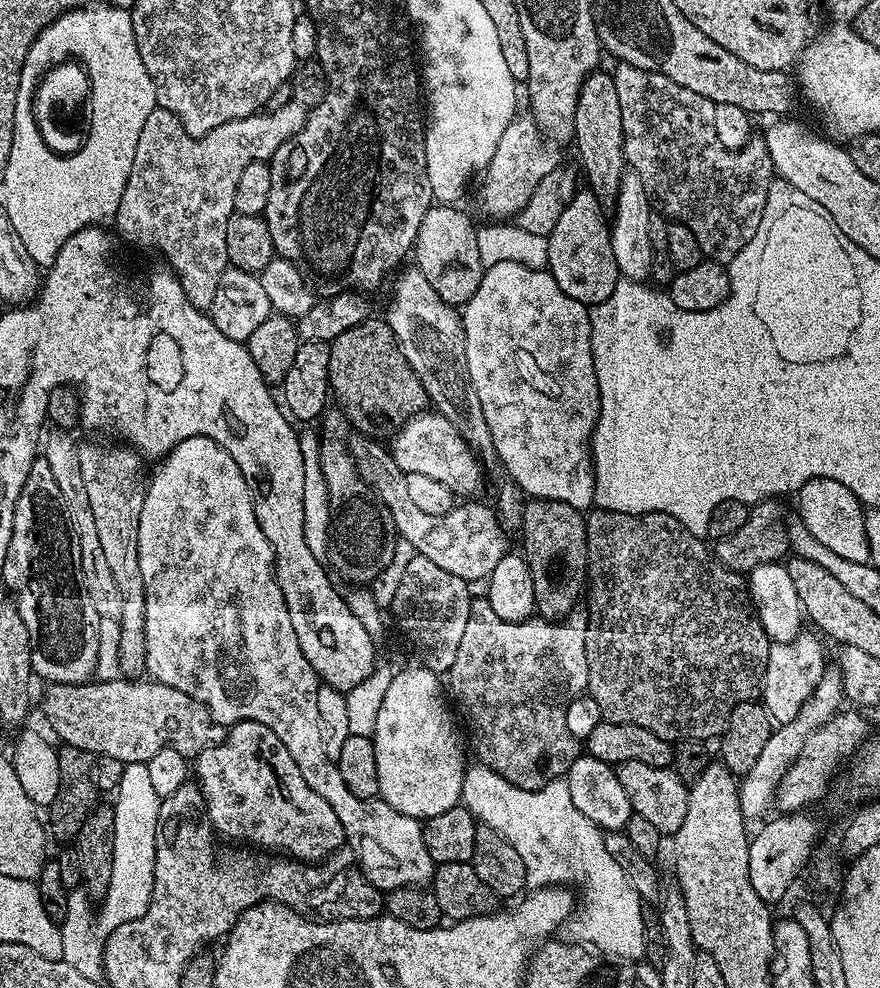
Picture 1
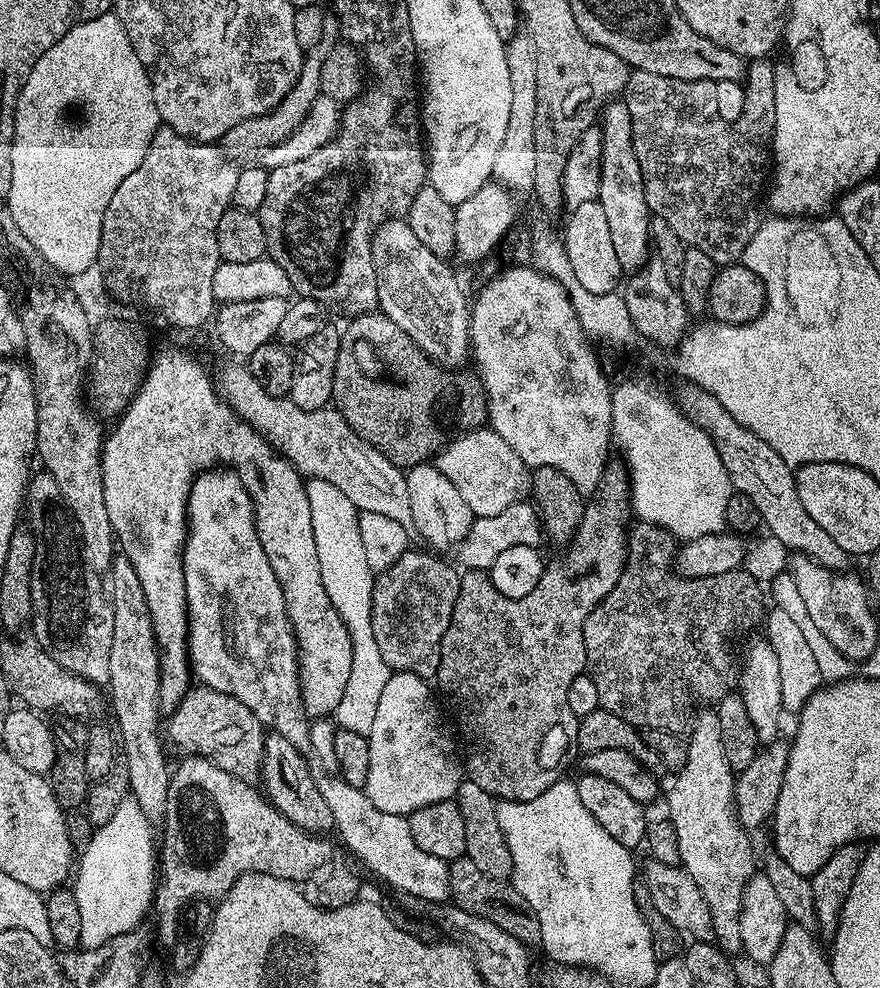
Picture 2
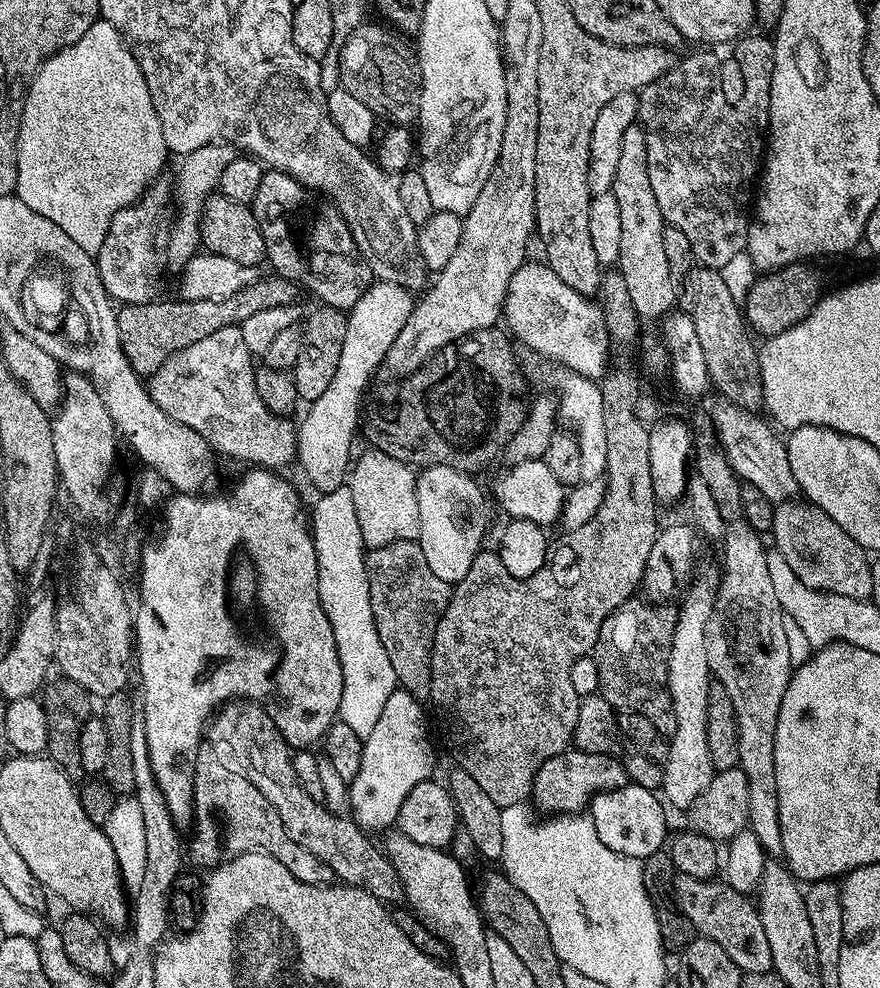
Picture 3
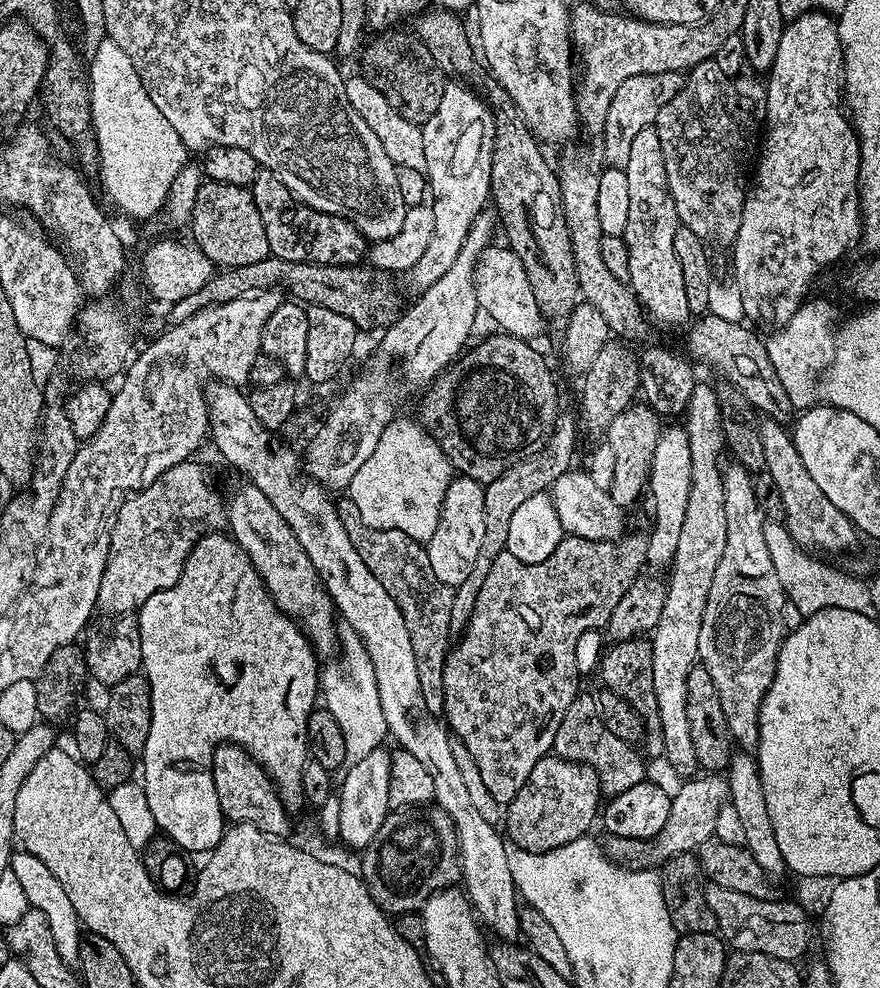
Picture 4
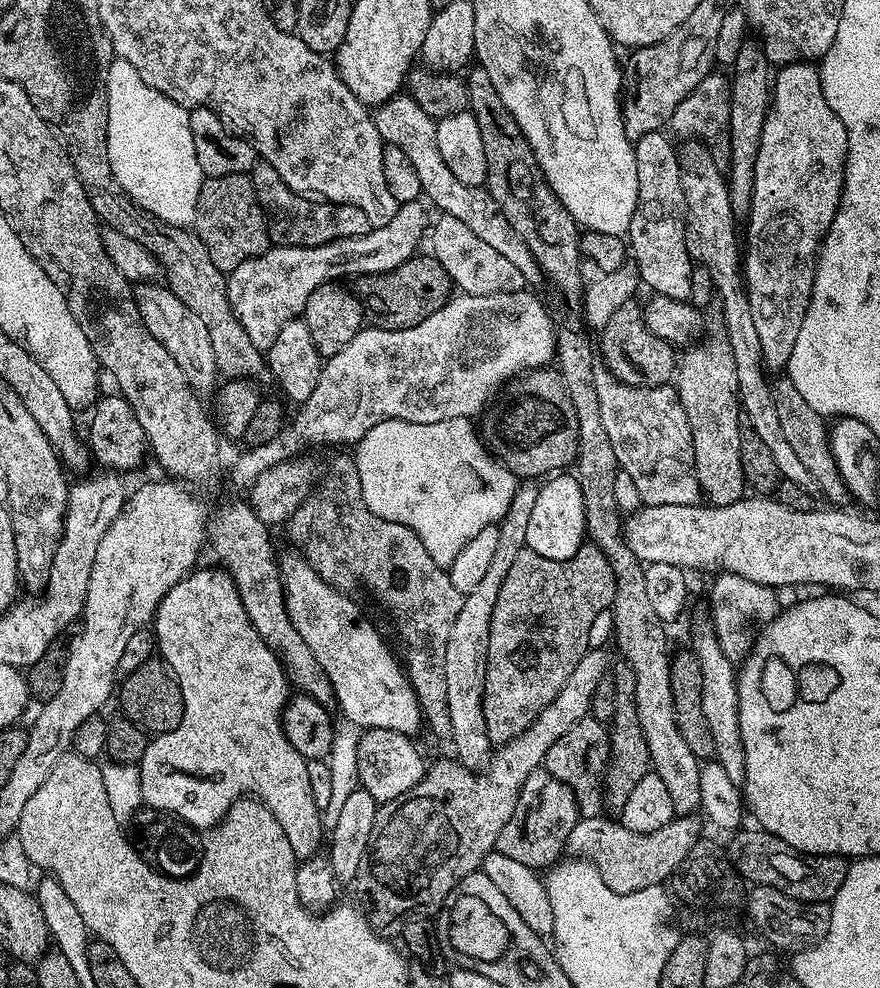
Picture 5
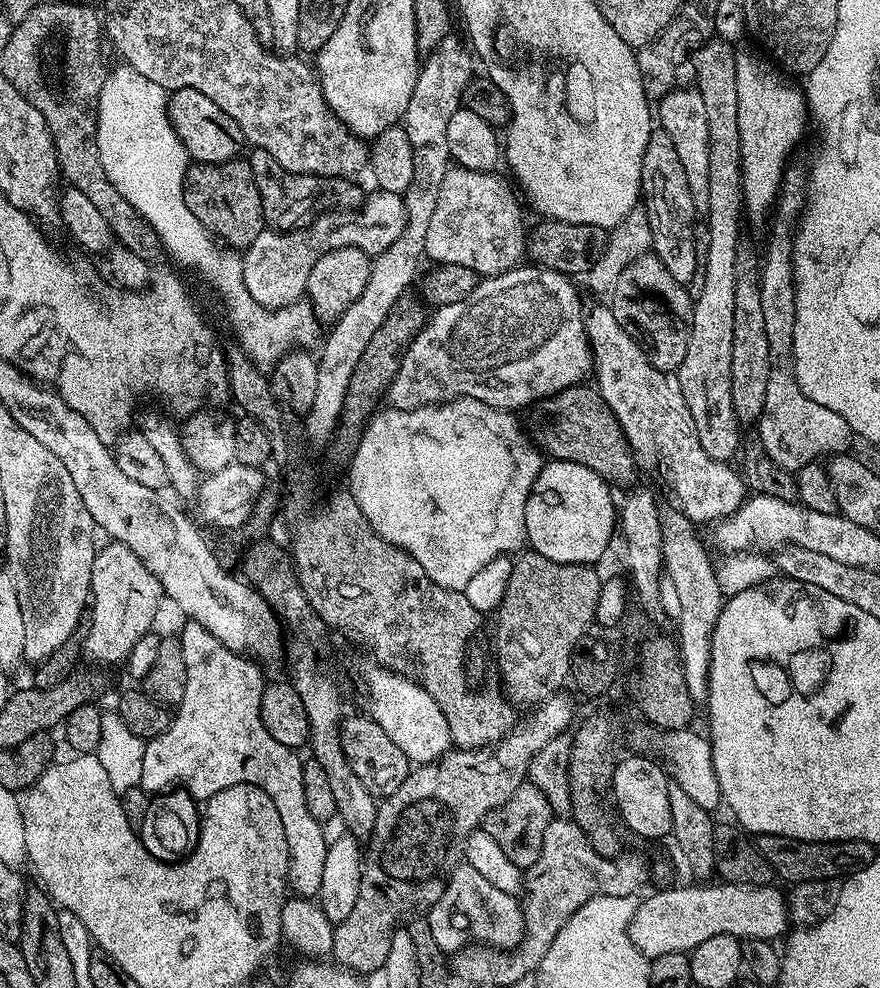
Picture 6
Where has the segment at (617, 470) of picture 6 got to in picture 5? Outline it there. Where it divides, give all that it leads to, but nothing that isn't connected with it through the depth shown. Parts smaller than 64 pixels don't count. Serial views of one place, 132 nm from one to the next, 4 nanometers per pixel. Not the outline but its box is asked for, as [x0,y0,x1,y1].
[478,366,578,478]

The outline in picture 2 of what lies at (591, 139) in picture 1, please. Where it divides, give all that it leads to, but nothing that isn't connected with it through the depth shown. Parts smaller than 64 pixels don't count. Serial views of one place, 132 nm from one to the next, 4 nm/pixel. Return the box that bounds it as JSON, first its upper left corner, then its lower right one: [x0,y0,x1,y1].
[598,98,652,274]

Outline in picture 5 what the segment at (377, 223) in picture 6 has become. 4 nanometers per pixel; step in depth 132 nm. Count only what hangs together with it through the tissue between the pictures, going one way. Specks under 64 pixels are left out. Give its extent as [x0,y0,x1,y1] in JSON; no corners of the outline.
[227,200,430,353]

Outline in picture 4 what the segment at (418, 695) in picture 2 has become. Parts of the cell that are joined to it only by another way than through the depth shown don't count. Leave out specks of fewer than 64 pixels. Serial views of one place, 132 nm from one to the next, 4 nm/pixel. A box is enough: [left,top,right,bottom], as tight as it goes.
[338,747,391,850]

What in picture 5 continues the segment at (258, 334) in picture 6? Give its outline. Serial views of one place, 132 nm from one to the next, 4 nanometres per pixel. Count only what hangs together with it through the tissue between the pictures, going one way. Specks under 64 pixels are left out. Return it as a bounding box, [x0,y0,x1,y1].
[107,58,206,228]

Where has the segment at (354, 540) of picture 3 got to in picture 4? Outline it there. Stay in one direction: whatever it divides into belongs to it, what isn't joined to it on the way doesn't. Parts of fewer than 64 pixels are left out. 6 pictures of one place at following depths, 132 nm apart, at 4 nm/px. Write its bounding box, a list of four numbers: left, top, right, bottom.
[319,626,388,764]

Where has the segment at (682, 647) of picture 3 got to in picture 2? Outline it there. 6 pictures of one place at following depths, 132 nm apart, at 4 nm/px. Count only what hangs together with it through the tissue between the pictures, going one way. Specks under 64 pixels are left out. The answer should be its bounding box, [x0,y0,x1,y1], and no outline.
[667,710,758,954]

